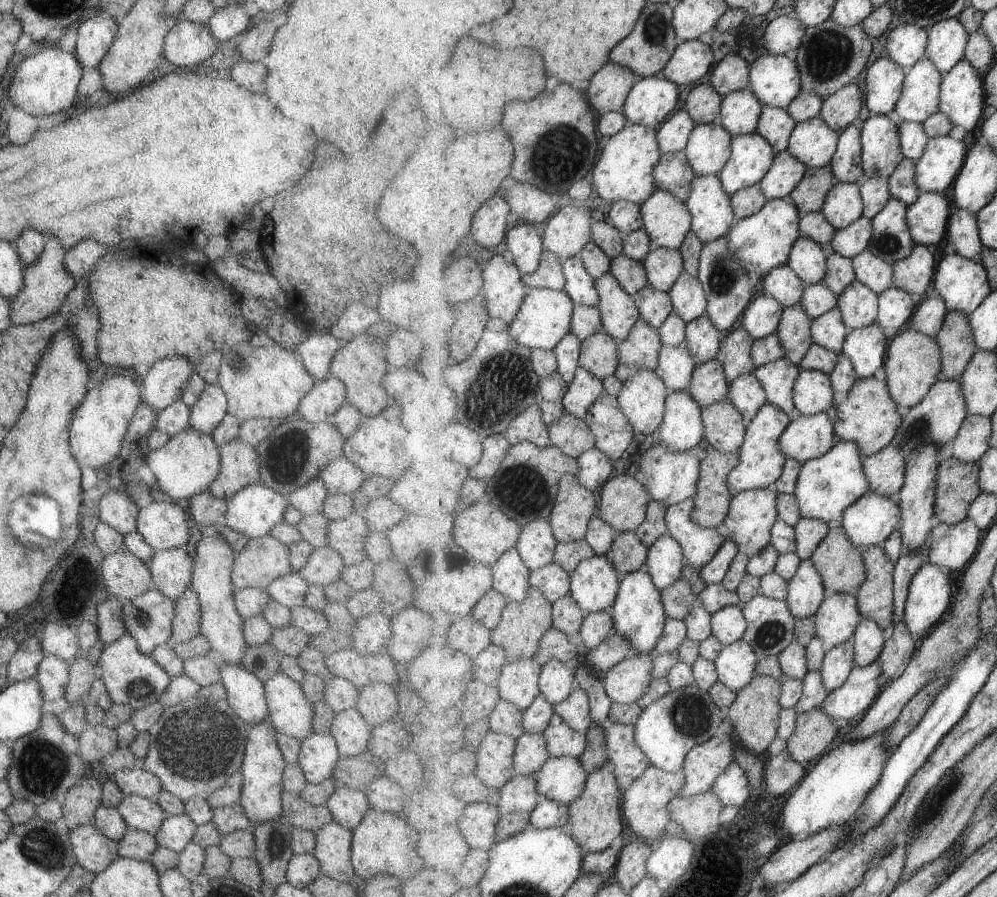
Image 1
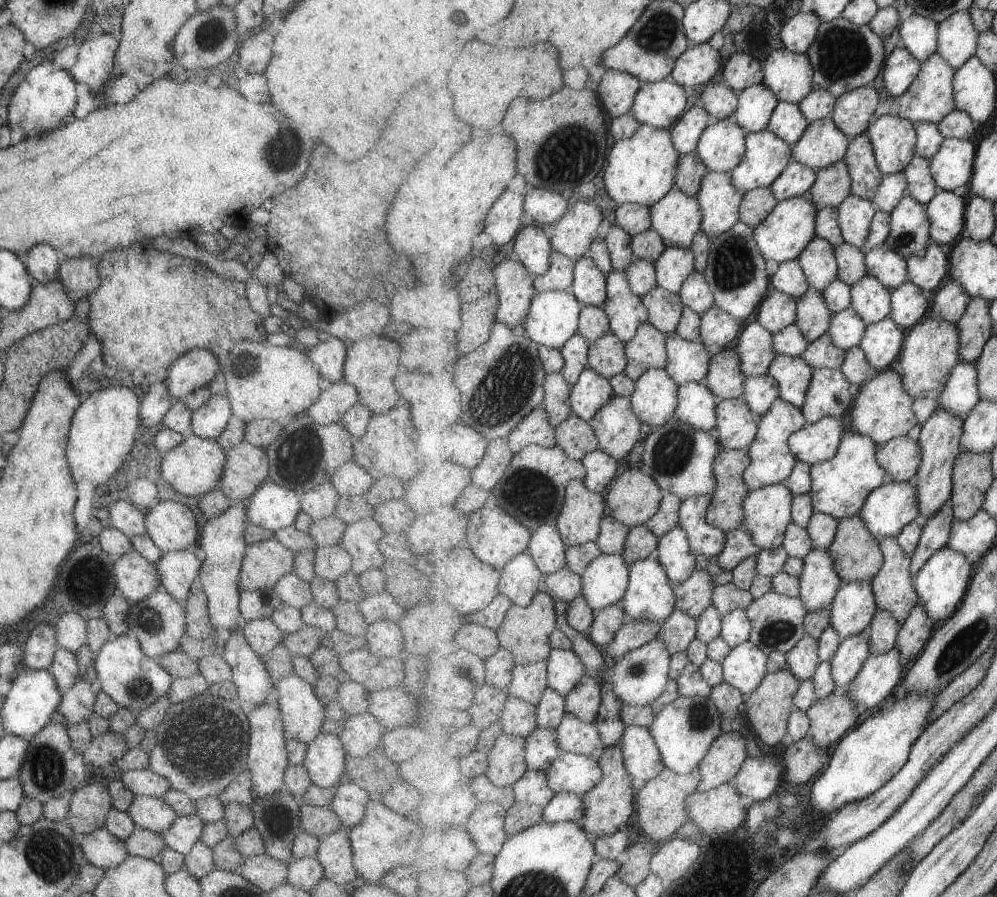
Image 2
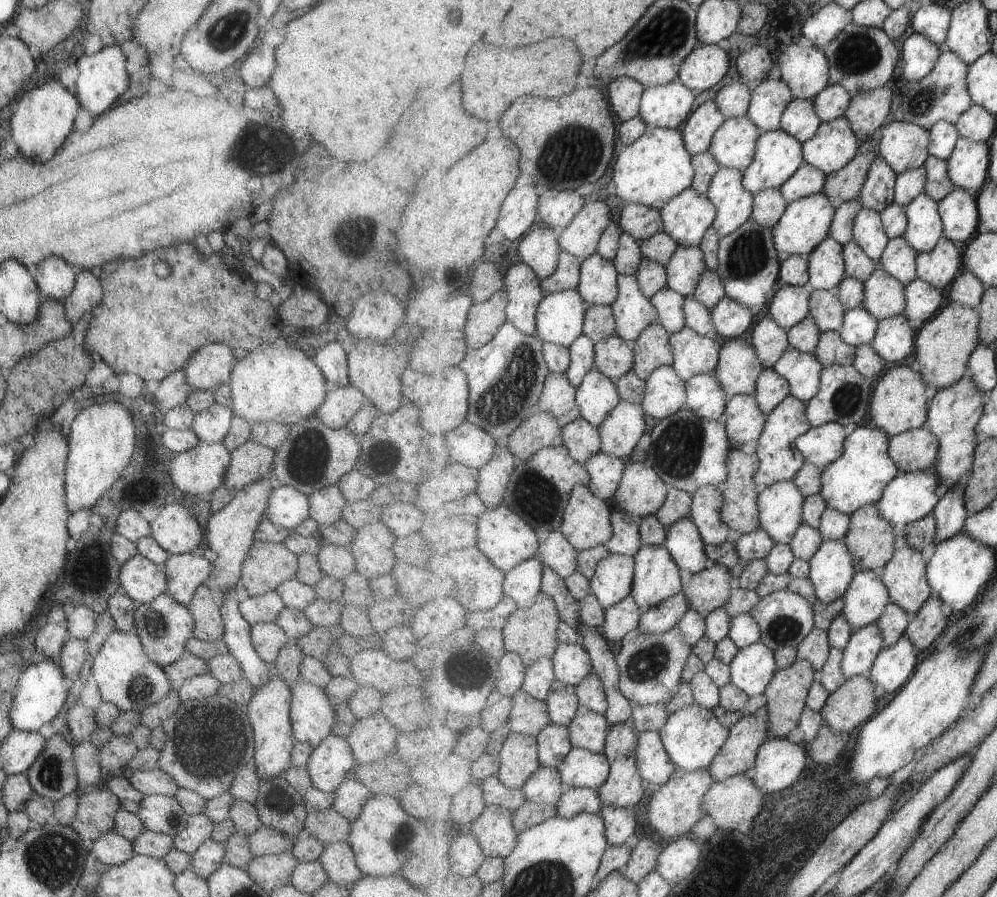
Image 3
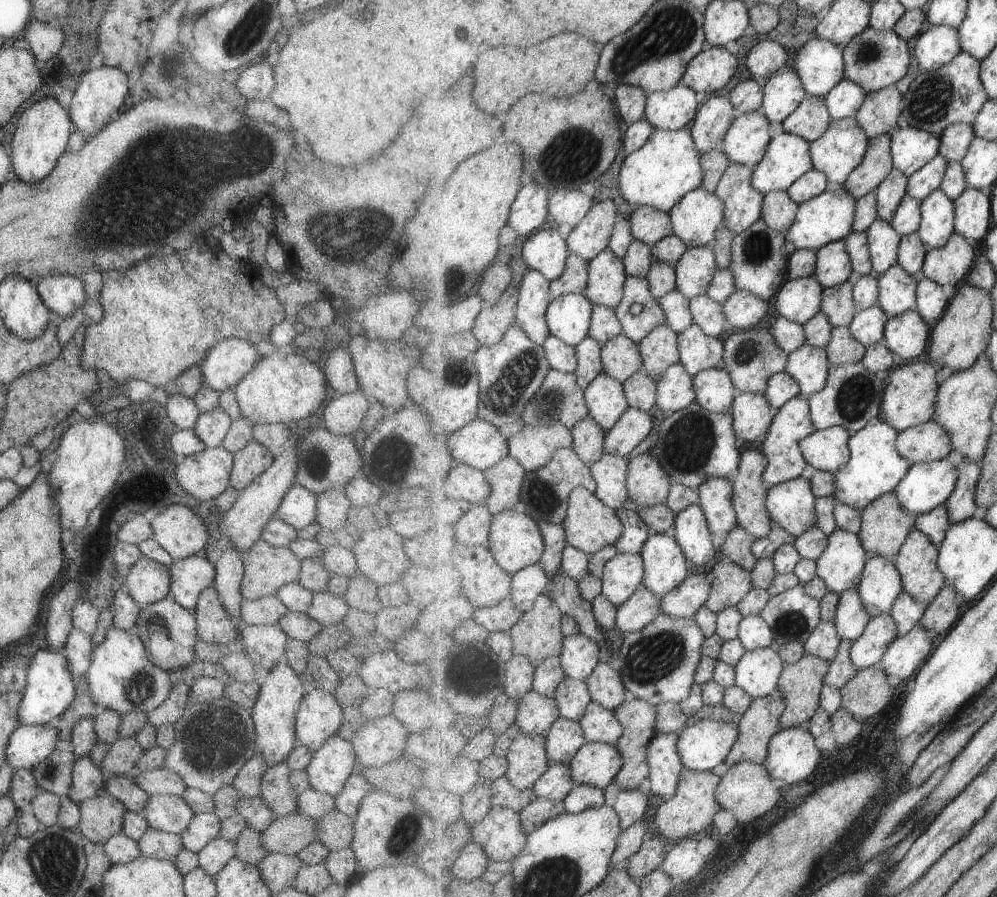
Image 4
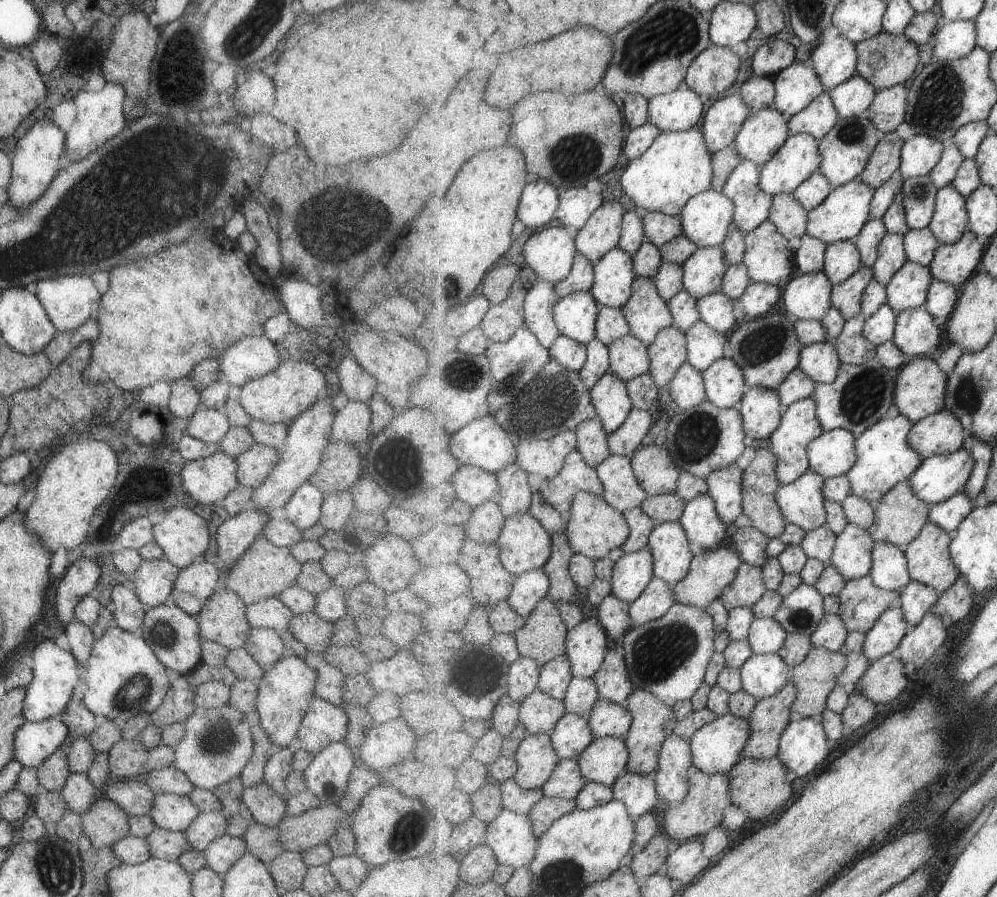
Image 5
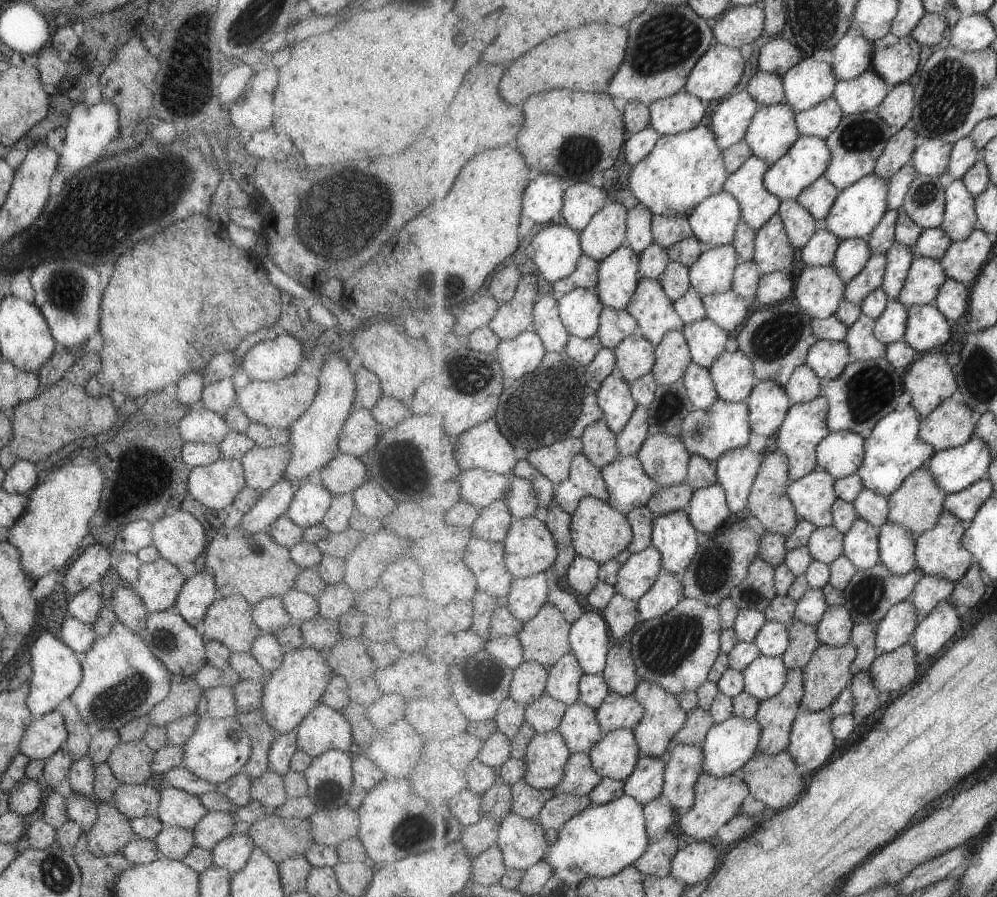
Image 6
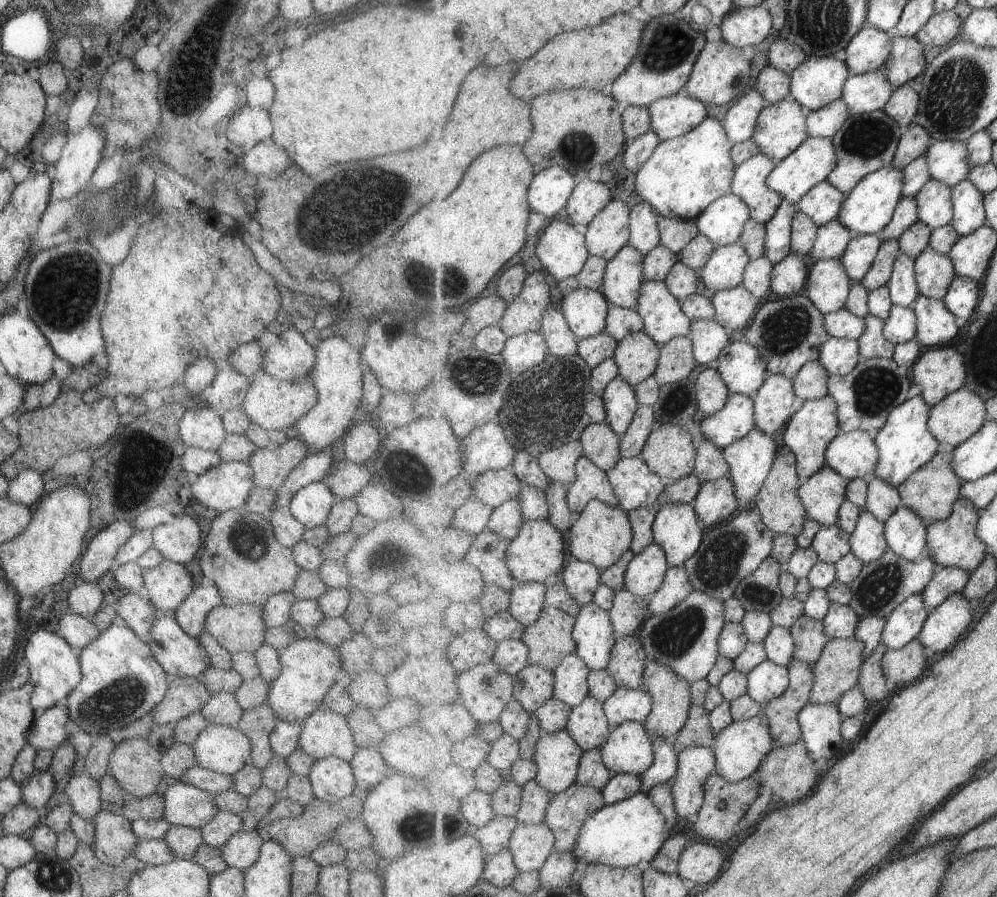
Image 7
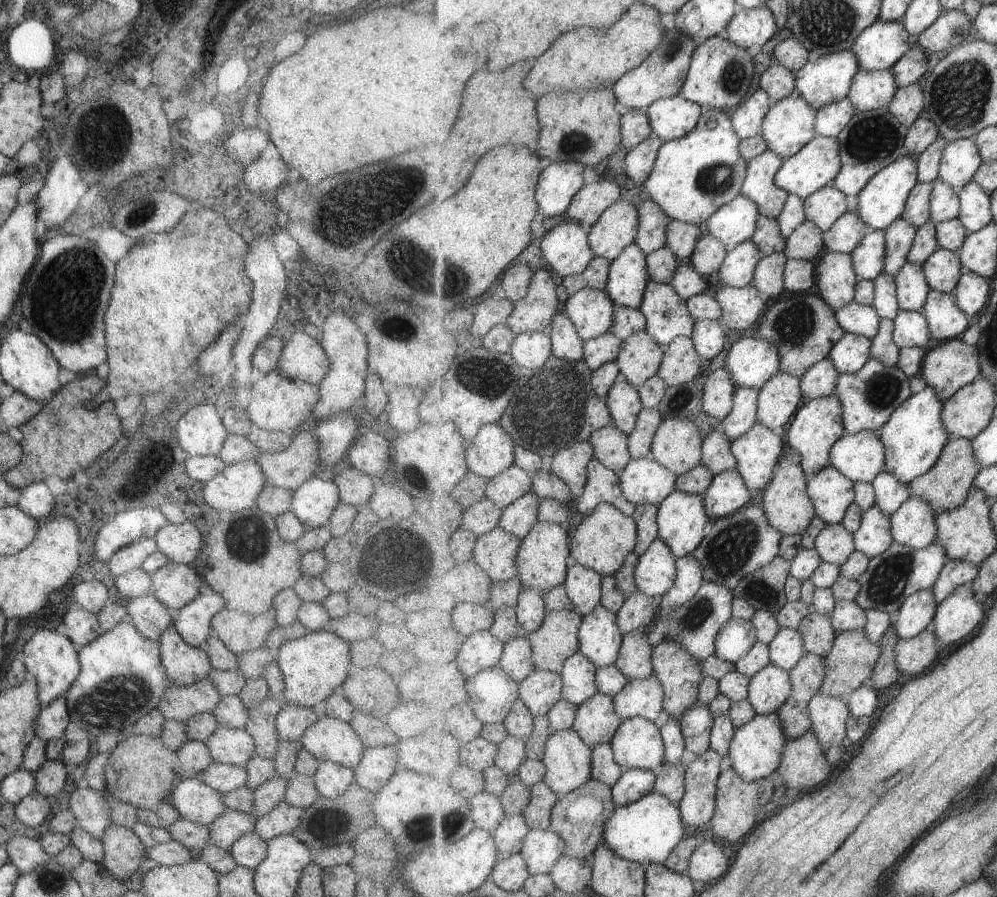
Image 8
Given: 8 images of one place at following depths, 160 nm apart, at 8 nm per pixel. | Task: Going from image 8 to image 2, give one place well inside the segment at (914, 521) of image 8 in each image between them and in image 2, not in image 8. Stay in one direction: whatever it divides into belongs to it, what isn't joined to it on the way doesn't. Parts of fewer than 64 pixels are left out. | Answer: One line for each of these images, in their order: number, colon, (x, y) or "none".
2: (855, 606)
3: (866, 600)
4: (882, 583)
5: (891, 572)
6: (897, 544)
7: (906, 531)

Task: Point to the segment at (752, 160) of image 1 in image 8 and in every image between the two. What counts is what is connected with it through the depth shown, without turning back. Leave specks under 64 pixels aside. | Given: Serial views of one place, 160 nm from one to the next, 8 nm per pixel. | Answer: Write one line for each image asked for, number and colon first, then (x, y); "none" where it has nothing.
2: (767, 154)
3: (780, 155)
4: (788, 157)
5: (800, 158)
6: (809, 158)
7: (812, 163)
8: (819, 163)

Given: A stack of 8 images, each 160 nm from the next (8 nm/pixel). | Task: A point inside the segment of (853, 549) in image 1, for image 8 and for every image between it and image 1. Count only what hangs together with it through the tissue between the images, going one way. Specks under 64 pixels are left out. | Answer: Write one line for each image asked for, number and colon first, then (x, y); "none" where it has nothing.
2: (859, 556)
3: (871, 538)
4: (887, 525)
5: (901, 516)
6: (919, 503)
7: (933, 491)
8: (947, 485)

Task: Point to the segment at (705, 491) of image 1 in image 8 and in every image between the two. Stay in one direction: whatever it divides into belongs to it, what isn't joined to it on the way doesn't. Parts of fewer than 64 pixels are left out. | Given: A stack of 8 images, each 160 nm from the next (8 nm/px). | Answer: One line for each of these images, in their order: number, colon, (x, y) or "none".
2: (728, 513)
3: (740, 511)
4: (750, 491)
5: (761, 483)
6: (770, 503)
7: (782, 510)
8: (785, 501)

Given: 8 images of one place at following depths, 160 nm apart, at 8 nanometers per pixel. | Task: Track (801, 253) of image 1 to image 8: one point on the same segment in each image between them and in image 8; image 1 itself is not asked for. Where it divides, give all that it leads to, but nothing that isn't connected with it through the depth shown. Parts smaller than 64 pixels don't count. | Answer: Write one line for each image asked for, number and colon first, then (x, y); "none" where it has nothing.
2: (819, 261)
3: (827, 263)
4: (834, 267)
5: (843, 259)
6: (852, 256)
7: (859, 257)
8: (869, 257)

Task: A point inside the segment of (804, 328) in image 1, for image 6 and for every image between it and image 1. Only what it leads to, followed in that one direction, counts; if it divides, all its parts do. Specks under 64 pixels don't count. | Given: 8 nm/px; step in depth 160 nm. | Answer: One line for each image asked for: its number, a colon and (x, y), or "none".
2: (814, 314)
3: (827, 308)
4: (838, 302)
5: (847, 296)
6: (872, 277)

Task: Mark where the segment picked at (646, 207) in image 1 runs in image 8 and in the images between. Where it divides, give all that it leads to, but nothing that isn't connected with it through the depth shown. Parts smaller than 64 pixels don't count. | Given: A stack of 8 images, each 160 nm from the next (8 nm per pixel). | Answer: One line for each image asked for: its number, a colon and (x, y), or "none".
2: (678, 217)
3: (687, 218)
4: (697, 218)
5: (707, 218)
6: (715, 221)
7: (723, 221)
8: (736, 222)

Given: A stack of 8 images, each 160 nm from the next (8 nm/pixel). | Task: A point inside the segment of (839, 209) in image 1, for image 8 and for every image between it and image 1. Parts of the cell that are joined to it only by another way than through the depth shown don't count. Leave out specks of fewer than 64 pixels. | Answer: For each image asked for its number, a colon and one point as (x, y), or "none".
2: (856, 215)
3: (869, 232)
4: (884, 240)
5: (892, 254)
6: (900, 258)
7: (904, 287)
8: (912, 287)

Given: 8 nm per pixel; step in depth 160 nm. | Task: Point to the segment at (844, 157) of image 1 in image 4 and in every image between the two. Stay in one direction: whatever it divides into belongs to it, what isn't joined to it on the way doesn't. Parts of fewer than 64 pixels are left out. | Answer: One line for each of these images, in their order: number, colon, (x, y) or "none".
2: (867, 177)
3: (879, 192)
4: (890, 194)

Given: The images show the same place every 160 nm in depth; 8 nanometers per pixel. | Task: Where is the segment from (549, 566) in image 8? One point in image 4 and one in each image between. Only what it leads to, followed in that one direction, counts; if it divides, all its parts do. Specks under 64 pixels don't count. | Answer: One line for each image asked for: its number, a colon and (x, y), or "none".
4: (516, 539)
5: (525, 544)
6: (531, 549)
7: (538, 553)

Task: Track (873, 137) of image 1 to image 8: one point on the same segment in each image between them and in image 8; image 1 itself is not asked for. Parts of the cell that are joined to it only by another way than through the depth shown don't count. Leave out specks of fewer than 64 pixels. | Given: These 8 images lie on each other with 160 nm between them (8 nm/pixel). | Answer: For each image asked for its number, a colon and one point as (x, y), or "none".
2: (895, 139)
3: (904, 145)
4: (912, 148)
5: (920, 155)
6: (932, 158)
7: (949, 161)
8: (961, 160)

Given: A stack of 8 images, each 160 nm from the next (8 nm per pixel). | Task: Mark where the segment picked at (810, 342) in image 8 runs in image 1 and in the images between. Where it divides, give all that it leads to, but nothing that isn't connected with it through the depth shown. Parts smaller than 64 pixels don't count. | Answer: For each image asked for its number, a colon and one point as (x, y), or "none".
1: (709, 385)
2: (727, 379)
3: (740, 367)
4: (753, 356)
5: (768, 349)
6: (778, 340)
7: (790, 332)

